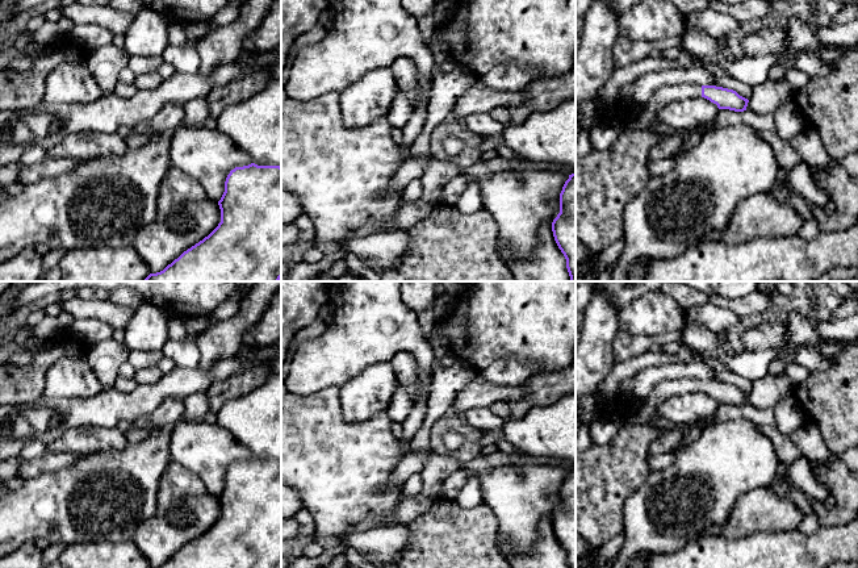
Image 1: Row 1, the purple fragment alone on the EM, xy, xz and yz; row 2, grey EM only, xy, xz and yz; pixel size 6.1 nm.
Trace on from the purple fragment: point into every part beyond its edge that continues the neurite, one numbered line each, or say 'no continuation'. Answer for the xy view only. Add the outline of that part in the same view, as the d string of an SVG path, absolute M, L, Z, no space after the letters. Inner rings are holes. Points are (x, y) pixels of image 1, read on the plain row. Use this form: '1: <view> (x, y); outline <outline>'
no continuation

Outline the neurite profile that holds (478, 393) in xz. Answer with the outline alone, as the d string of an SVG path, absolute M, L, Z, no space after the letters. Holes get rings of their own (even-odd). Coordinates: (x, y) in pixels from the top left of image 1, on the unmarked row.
M480 372L455 397L452 410L464 414L473 408L489 408L499 401L520 400L527 396L523 385L498 385L482 380Z

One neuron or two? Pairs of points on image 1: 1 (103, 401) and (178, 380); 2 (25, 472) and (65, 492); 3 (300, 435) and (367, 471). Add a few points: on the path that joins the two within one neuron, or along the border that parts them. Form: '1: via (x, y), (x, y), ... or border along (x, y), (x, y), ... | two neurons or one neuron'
1: via (121, 401), (142, 401), (159, 392) | one neuron
2: border along (63, 467), (42, 472), (26, 480) | two neurons
3: via (317, 452), (340, 471), (350, 471) | one neuron

